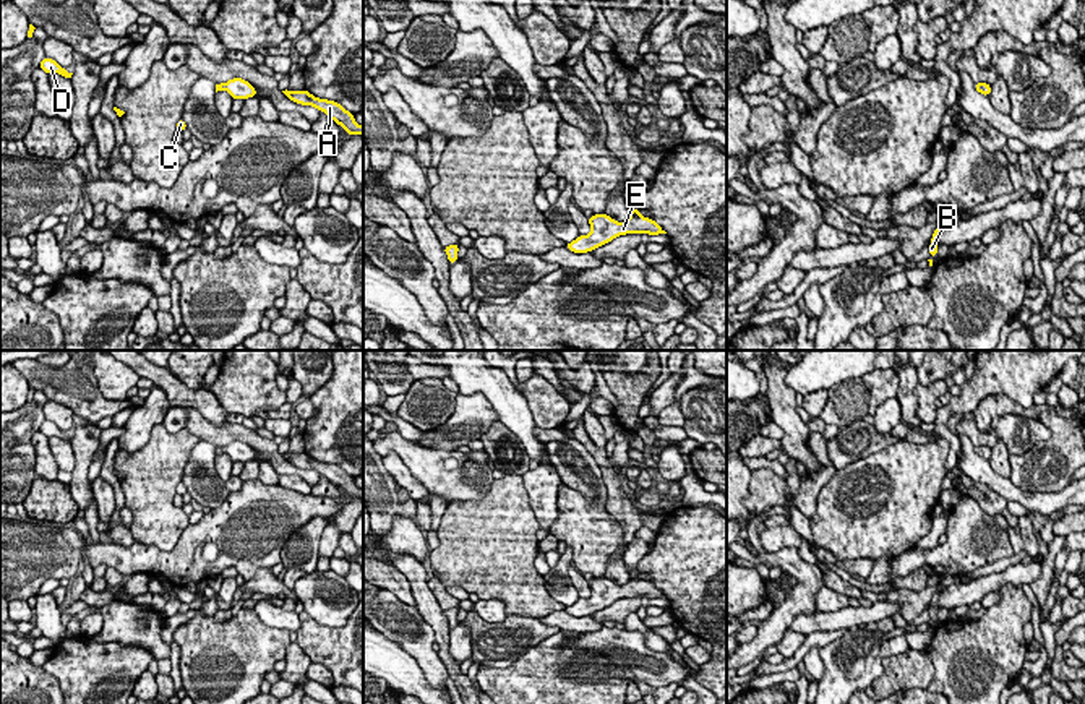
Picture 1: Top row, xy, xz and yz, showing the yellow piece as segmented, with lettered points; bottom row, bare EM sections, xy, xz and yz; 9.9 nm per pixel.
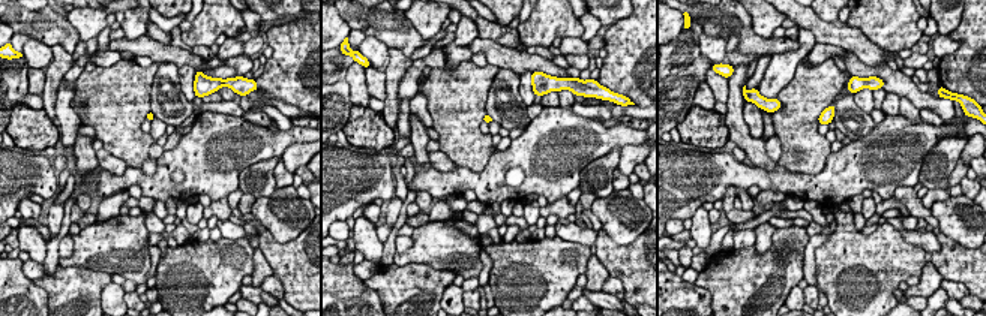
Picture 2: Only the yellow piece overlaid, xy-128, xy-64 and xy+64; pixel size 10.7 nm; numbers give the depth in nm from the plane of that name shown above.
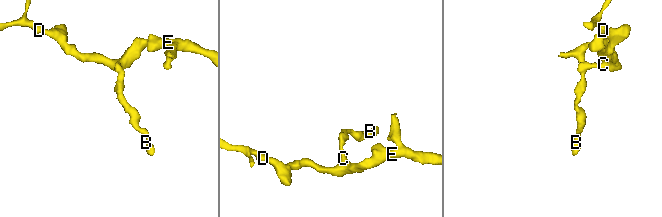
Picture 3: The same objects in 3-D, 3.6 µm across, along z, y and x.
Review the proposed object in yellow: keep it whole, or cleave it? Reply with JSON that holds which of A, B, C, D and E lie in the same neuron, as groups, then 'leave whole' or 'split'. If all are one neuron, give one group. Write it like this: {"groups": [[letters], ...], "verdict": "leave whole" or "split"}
{"groups": [["A", "B", "C", "D", "E"]], "verdict": "leave whole"}

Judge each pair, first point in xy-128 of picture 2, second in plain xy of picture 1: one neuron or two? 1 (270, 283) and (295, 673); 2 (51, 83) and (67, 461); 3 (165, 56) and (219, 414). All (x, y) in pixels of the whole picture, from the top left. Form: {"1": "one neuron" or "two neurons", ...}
{"1": "two neurons", "2": "two neurons", "3": "two neurons"}

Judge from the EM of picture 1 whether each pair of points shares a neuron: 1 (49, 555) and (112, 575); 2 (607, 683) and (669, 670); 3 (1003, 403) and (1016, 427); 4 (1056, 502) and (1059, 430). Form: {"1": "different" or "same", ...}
{"1": "different", "2": "different", "3": "different", "4": "different"}

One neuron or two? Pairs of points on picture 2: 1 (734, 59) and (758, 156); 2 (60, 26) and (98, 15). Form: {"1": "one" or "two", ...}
{"1": "two", "2": "two"}

